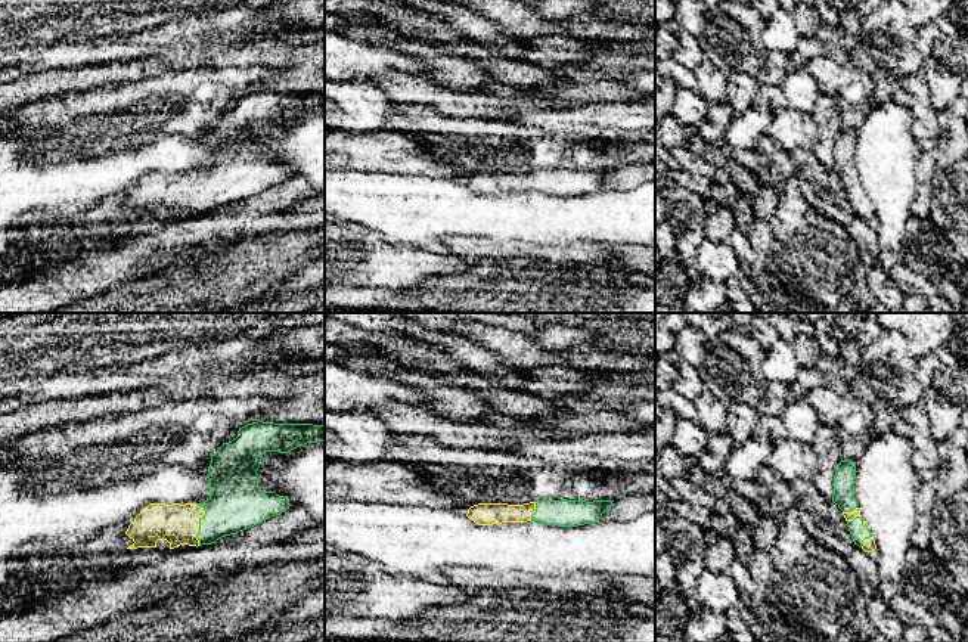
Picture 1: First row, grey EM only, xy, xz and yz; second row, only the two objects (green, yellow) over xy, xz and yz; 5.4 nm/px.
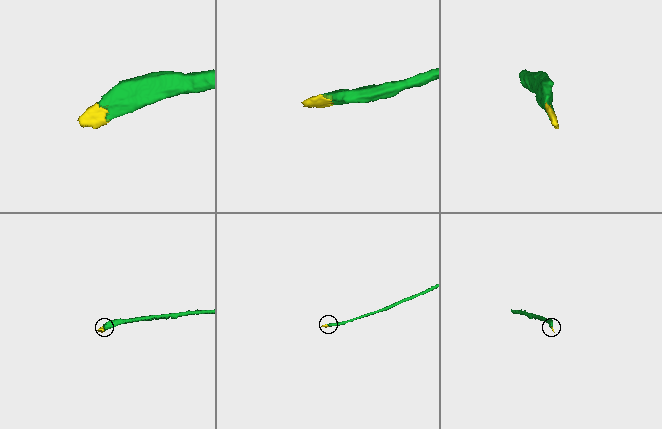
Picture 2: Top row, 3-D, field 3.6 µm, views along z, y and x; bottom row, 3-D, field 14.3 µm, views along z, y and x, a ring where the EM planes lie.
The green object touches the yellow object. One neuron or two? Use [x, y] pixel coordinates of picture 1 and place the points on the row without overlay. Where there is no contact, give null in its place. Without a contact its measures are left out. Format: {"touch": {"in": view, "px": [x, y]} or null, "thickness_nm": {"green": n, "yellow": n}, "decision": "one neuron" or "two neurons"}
{"touch": {"in": "xy", "px": [199, 194]}, "thickness_nm": {"green": 300, "yellow": 220}, "decision": "one neuron"}

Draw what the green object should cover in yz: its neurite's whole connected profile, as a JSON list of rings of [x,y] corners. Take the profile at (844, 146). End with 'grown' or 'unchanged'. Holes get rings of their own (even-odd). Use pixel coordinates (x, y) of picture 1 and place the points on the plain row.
[[[841,128],[834,145],[832,171],[843,180],[854,214],[862,217],[865,221],[872,221],[877,218],[877,214],[869,201],[869,195],[857,177],[854,167],[854,149],[856,131]]]; grown

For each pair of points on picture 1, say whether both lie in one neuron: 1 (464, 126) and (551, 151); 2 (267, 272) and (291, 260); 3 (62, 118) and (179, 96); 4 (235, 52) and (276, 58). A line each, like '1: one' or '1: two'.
1: one
2: one
3: one
4: one

